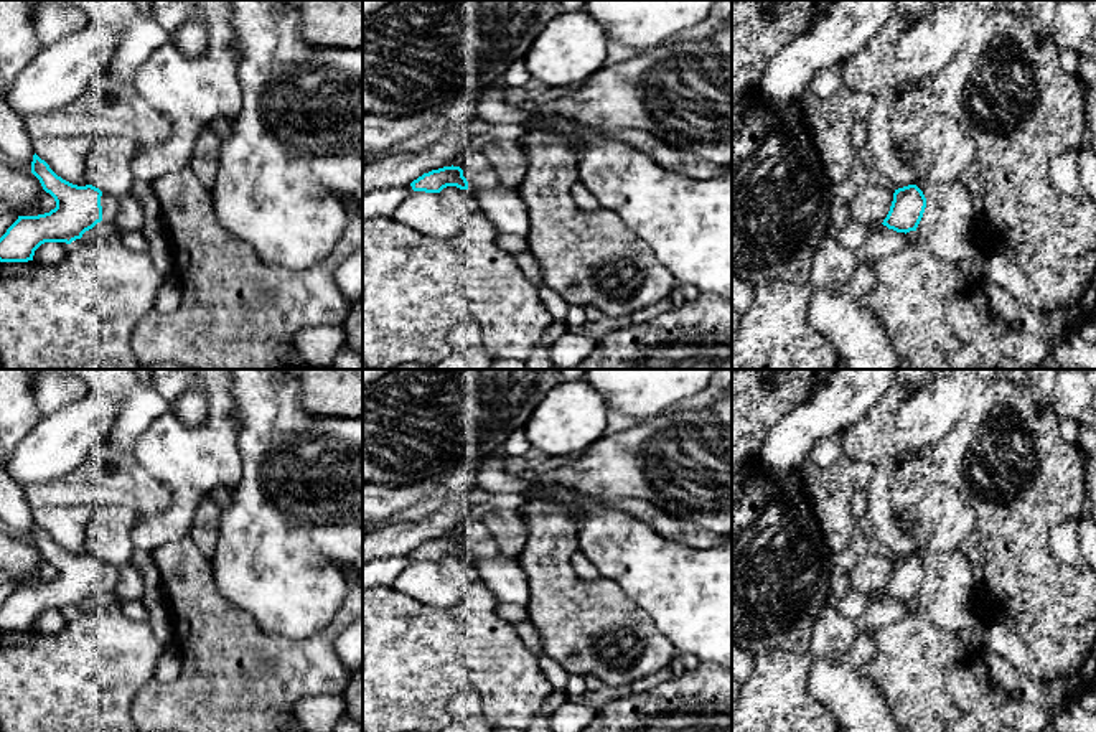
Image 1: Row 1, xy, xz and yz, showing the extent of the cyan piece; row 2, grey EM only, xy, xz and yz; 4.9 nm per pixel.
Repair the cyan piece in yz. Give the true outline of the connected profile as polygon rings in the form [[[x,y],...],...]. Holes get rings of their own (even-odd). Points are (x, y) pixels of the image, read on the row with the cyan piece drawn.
[[[916,185],[895,190],[883,226],[897,232],[916,231],[926,208],[926,198]]]

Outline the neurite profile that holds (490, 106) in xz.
[[[494,87],[485,89],[468,110],[489,124],[516,124],[526,129],[532,124],[532,112],[506,104],[501,89]]]

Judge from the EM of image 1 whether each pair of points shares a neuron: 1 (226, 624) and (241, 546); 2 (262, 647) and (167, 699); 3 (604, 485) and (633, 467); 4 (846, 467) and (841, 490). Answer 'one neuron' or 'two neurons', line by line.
1: two neurons
2: one neuron
3: one neuron
4: one neuron

